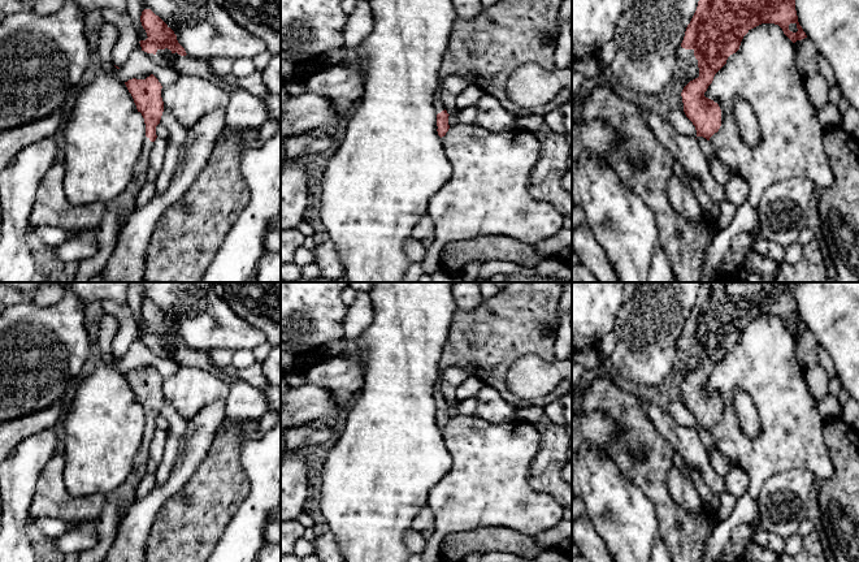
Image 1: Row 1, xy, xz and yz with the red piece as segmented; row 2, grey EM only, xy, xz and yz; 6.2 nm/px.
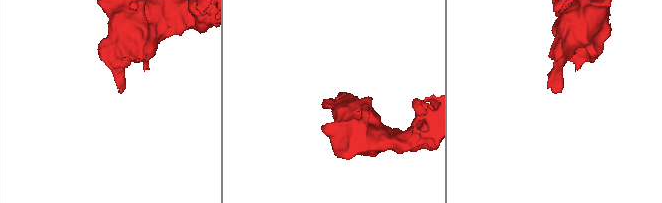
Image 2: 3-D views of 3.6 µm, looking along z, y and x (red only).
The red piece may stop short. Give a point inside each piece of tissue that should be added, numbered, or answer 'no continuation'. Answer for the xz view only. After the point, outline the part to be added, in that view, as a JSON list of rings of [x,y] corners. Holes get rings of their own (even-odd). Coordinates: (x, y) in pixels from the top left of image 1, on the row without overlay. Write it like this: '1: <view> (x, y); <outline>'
1: xz (439, 396); [[[435,389],[434,390],[434,402],[435,402],[435,406],[441,405],[444,401],[446,401],[446,393],[443,390]]]

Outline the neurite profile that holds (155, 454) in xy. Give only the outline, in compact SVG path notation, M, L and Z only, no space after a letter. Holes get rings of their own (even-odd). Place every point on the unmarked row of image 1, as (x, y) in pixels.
M157 428L148 450L147 472L156 472L157 466L162 459L165 441L166 432Z

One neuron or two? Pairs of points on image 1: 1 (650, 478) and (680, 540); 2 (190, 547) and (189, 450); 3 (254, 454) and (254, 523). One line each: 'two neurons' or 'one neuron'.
1: one neuron
2: two neurons
3: one neuron

